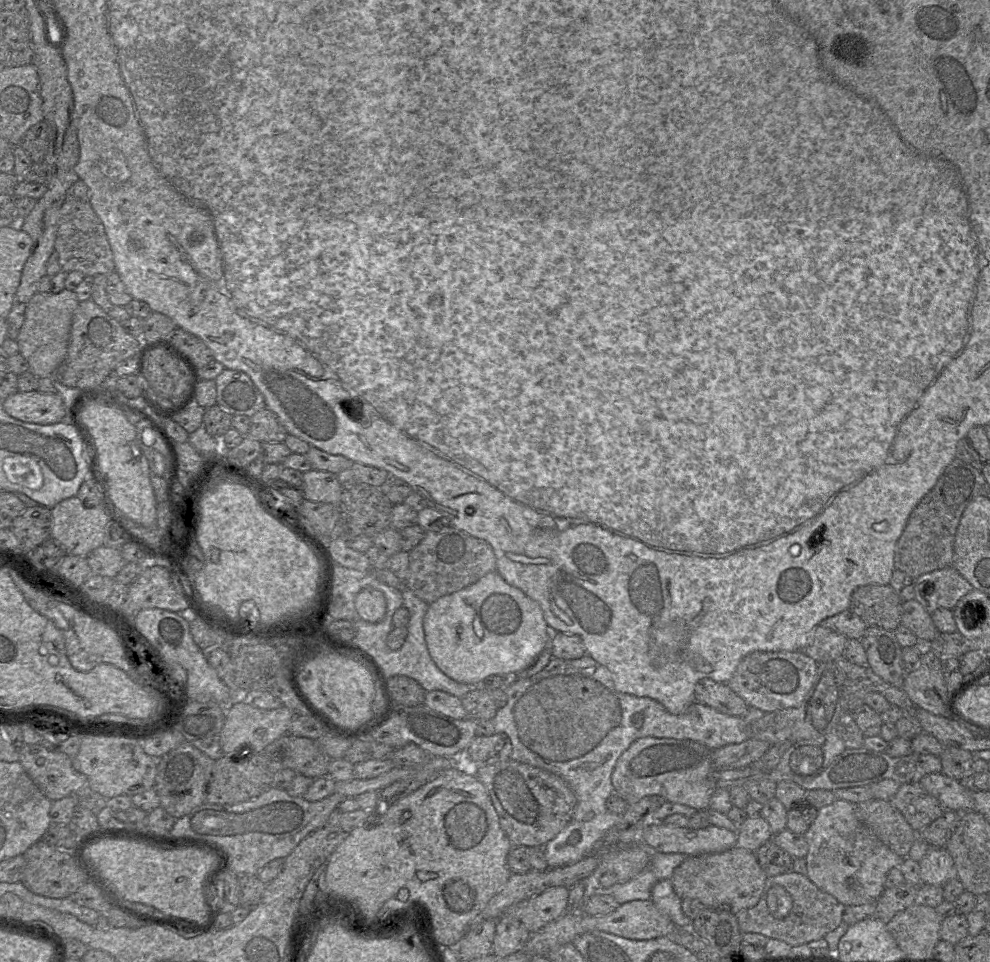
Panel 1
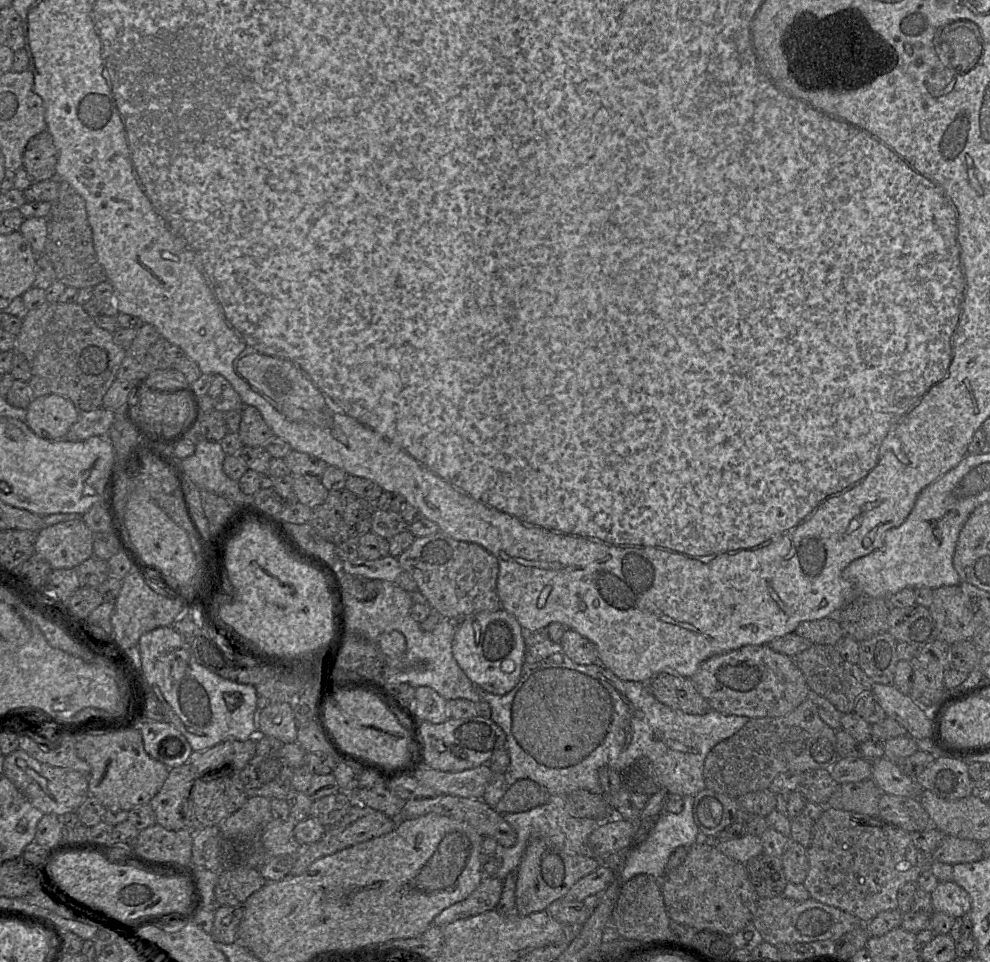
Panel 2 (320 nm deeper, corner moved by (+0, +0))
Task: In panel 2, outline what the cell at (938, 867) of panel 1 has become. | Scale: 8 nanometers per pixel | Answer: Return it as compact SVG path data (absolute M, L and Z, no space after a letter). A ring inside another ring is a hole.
M954 881L939 882L931 893L935 912L946 913L953 918L970 913L971 900L967 892Z

